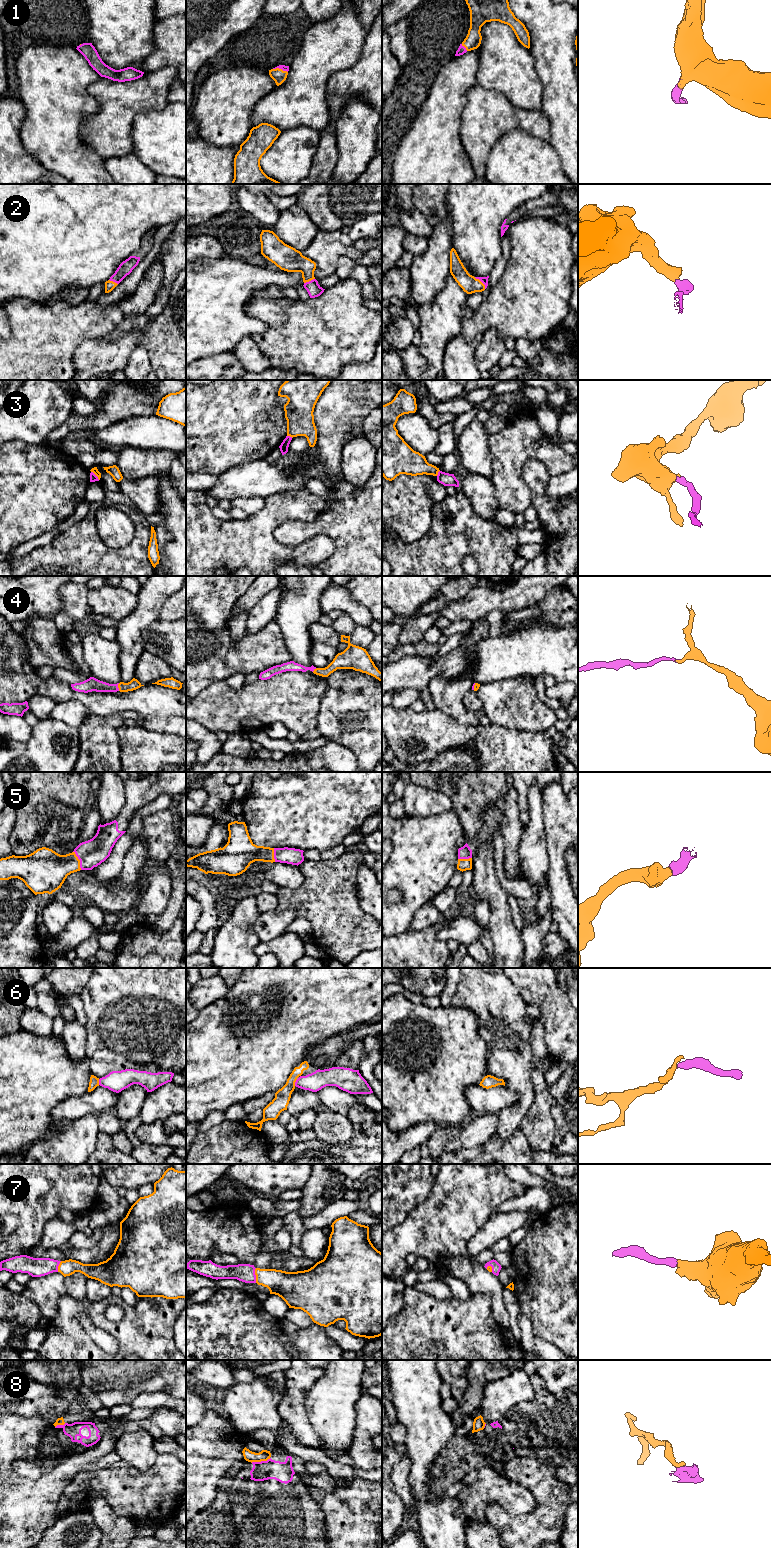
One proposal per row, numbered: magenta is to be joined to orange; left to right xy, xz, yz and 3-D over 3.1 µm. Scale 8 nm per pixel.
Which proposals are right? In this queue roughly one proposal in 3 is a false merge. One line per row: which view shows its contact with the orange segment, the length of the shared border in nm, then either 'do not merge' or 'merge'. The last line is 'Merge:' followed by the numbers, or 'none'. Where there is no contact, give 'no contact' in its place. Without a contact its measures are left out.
1: meets orange in yz; contact 80 nm long; merge
2: meets orange in yz; contact 130 nm long; merge
3: meets orange in xy; contact 100 nm long; do not merge
4: meets orange in xy; contact 60 nm long; merge
5: meets orange in xy; contact 170 nm long; merge
6: meets orange in xz; contact 60 nm long; merge
7: meets orange in xz; contact 120 nm long; merge
8: meets orange in xz; contact 160 nm long; do not merge
Merge: 1, 2, 4, 5, 6, 7

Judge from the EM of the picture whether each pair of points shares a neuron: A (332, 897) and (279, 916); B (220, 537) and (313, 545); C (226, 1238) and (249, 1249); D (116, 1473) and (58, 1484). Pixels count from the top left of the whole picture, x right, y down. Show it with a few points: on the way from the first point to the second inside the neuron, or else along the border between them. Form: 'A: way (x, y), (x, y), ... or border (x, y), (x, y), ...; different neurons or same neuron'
A: border (277, 907), (292, 909), (297, 917); different neurons
B: way (243, 543), (251, 543), (262, 553), (290, 553); same neuron
C: way (232, 1238), (238, 1238), (243, 1243); same neuron
D: border (80, 1470), (71, 1483); different neurons

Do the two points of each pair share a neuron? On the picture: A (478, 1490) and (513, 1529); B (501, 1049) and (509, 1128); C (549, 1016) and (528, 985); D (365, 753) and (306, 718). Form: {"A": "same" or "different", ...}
{"A": "different", "B": "same", "C": "same", "D": "different"}

